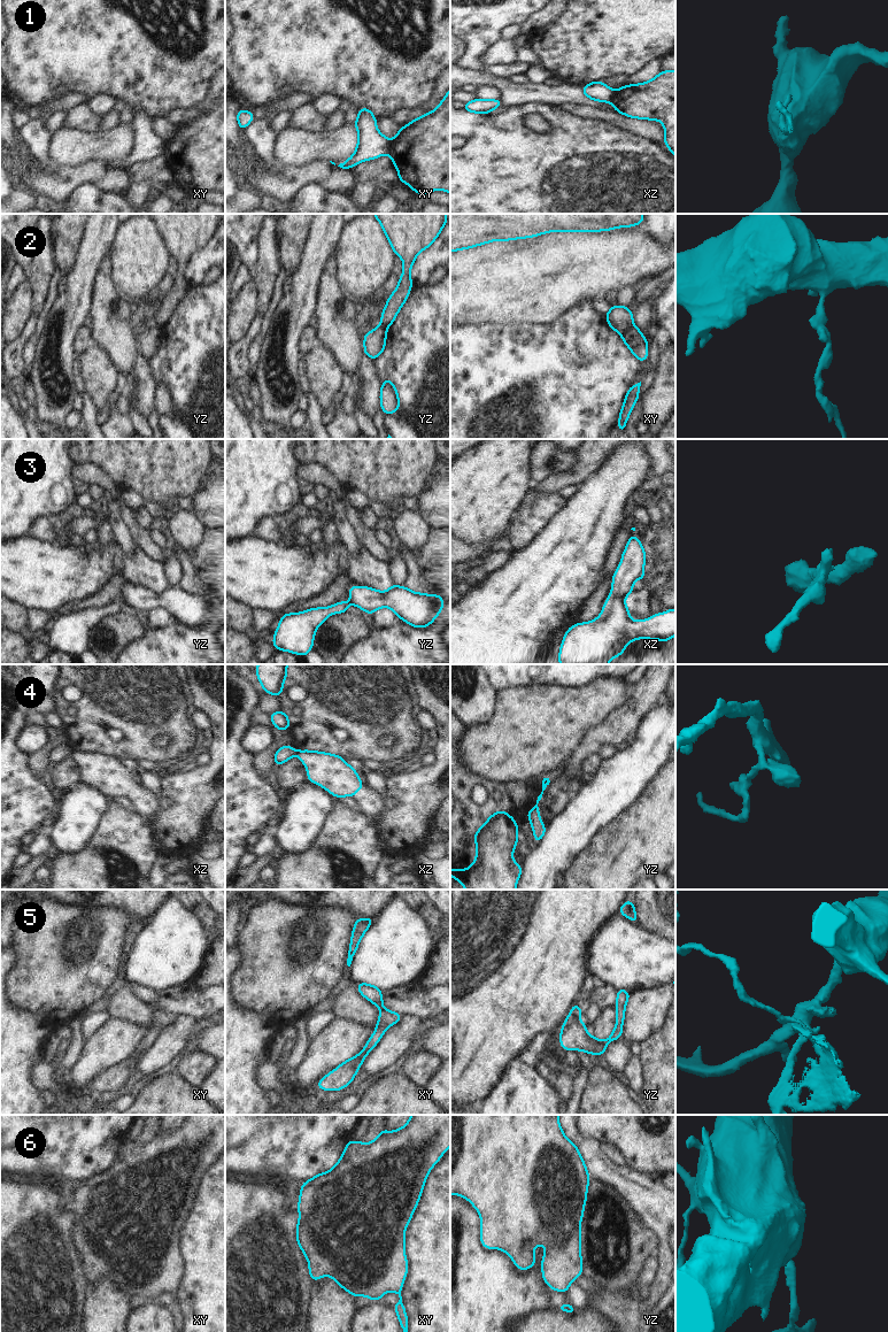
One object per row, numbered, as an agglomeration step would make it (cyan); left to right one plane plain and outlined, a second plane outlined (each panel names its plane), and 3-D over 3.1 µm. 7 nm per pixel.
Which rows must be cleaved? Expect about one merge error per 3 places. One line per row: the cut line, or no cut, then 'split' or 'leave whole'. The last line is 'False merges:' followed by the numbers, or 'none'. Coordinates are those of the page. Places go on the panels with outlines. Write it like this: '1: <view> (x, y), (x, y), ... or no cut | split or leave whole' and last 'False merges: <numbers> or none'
1: xy (390, 141), (390, 151), (387, 153) | split
2: xy (632, 323), (620, 333) | split
3: no cut | leave whole
4: xz (298, 751), (295, 754) | split
5: no cut | leave whole
6: no cut | leave whole
False merges: 1, 2, 4

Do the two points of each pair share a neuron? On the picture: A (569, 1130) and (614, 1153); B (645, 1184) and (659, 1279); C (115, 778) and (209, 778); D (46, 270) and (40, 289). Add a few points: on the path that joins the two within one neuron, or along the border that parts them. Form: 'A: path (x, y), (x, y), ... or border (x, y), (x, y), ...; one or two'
A: border (600, 1142), (601, 1149), (619, 1165); two
B: path (659, 1208), (663, 1255); one
C: path (138, 794), (156, 813), (175, 813), (186, 801); one
D: path (41, 275), (40, 284); one

